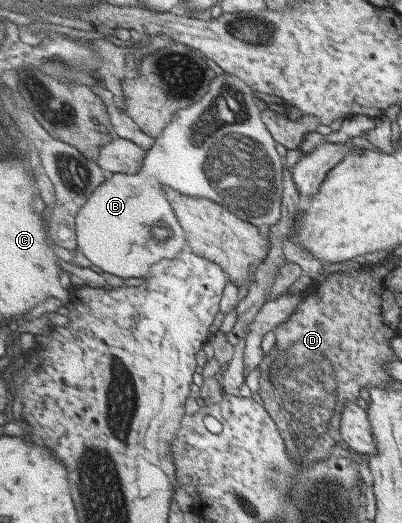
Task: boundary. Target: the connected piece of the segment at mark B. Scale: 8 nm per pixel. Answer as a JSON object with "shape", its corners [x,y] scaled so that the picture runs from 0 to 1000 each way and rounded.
{"shape":[[[555,138],[557,143],[542,140],[542,147],[527,155],[527,170],[512,185],[493,193],[478,205],[450,208],[438,220],[438,228],[430,235],[410,247],[410,254],[400,262],[388,266],[388,273],[363,293],[358,304],[358,317],[348,331],[328,335],[326,331],[284,331],[271,344],[254,344],[254,352],[244,356],[221,377],[219,384],[194,403],[184,428],[179,432],[182,442],[189,446],[189,457],[194,465],[194,476],[201,478],[206,488],[236,509],[249,514],[289,526],[308,533],[323,533],[323,530],[373,530],[376,514],[381,507],[398,503],[405,495],[438,495],[460,476],[468,474],[465,444],[453,434],[440,407],[433,403],[423,384],[415,377],[415,365],[410,358],[425,358],[435,365],[445,365],[458,373],[480,373],[483,377],[507,377],[525,380],[537,388],[547,388],[562,394],[562,400],[575,402],[592,415],[600,415],[607,423],[629,426],[642,434],[667,434],[669,442],[677,432],[687,430],[701,415],[701,396],[706,396],[706,365],[711,365],[714,352],[714,329],[711,329],[711,300],[701,300],[701,275],[692,277],[689,262],[682,262],[679,254],[672,254],[669,243],[654,229],[654,216],[664,210],[662,199],[652,193],[652,178],[642,176],[642,170],[627,170],[590,143],[575,143],[572,140]]]}

